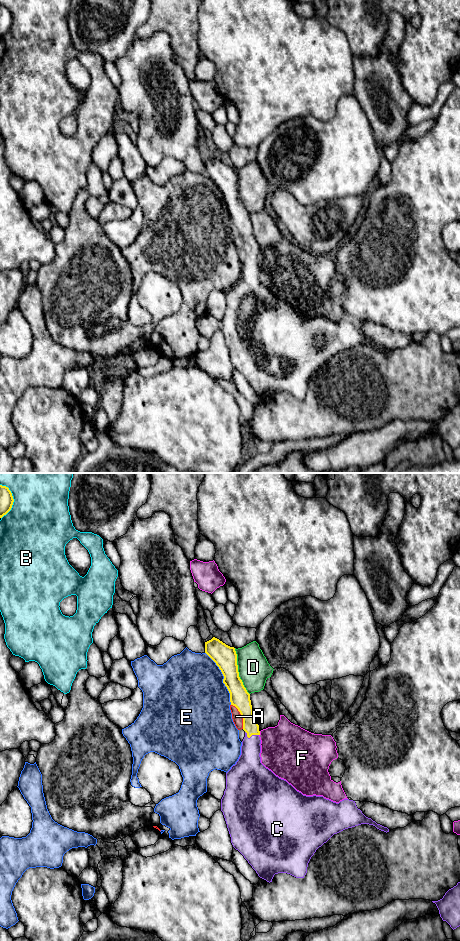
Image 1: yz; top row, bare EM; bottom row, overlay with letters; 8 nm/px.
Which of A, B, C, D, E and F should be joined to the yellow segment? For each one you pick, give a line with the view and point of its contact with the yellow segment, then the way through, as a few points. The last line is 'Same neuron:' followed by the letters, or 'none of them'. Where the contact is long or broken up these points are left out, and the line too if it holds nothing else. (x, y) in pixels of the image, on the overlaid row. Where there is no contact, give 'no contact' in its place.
C: yz (250, 736) | across yz (250, 726), (250, 736), (250, 761), (248, 767)
Same neuron: C

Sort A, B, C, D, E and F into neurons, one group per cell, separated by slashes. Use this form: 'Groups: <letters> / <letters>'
Groups: A / B / C / D / E / F

